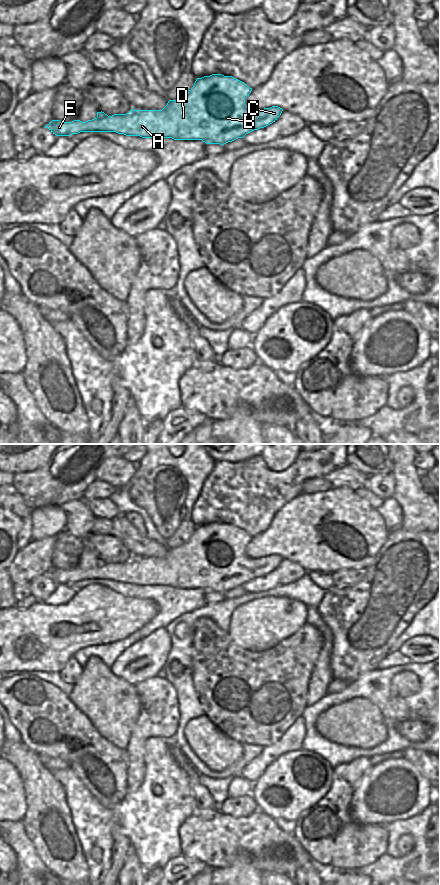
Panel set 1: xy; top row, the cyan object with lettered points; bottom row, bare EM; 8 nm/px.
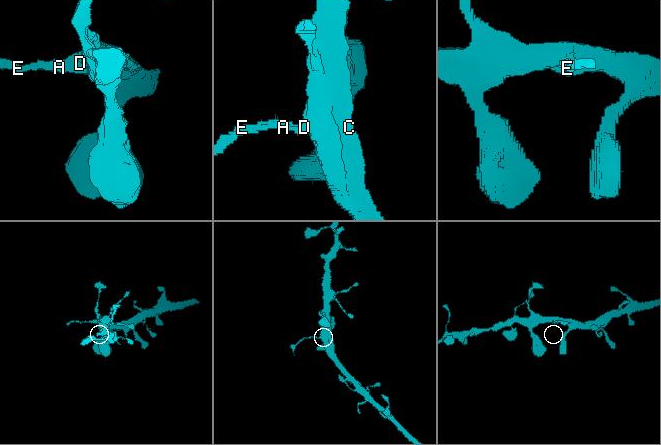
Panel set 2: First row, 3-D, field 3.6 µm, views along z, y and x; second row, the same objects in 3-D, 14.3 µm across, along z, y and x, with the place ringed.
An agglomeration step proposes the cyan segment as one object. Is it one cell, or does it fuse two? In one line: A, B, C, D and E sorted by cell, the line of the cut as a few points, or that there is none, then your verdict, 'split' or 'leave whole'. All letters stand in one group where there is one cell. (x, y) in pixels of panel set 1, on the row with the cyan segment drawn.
A B C D / E; cut in xy along (97, 118), (97, 125), (89, 127), (86, 131); split

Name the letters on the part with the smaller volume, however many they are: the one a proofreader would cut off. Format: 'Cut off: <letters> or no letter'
Cut off: E

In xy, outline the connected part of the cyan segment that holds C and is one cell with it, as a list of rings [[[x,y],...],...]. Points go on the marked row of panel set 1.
[[[212,74],[197,78],[193,87],[182,97],[169,100],[162,110],[134,110],[126,114],[108,116],[97,112],[97,127],[87,132],[116,132],[126,136],[142,138],[172,138],[174,140],[202,140],[206,144],[224,145],[246,134],[264,128],[275,122],[283,109],[278,106],[262,110],[250,110],[245,99],[251,93],[244,82],[222,74]]]

